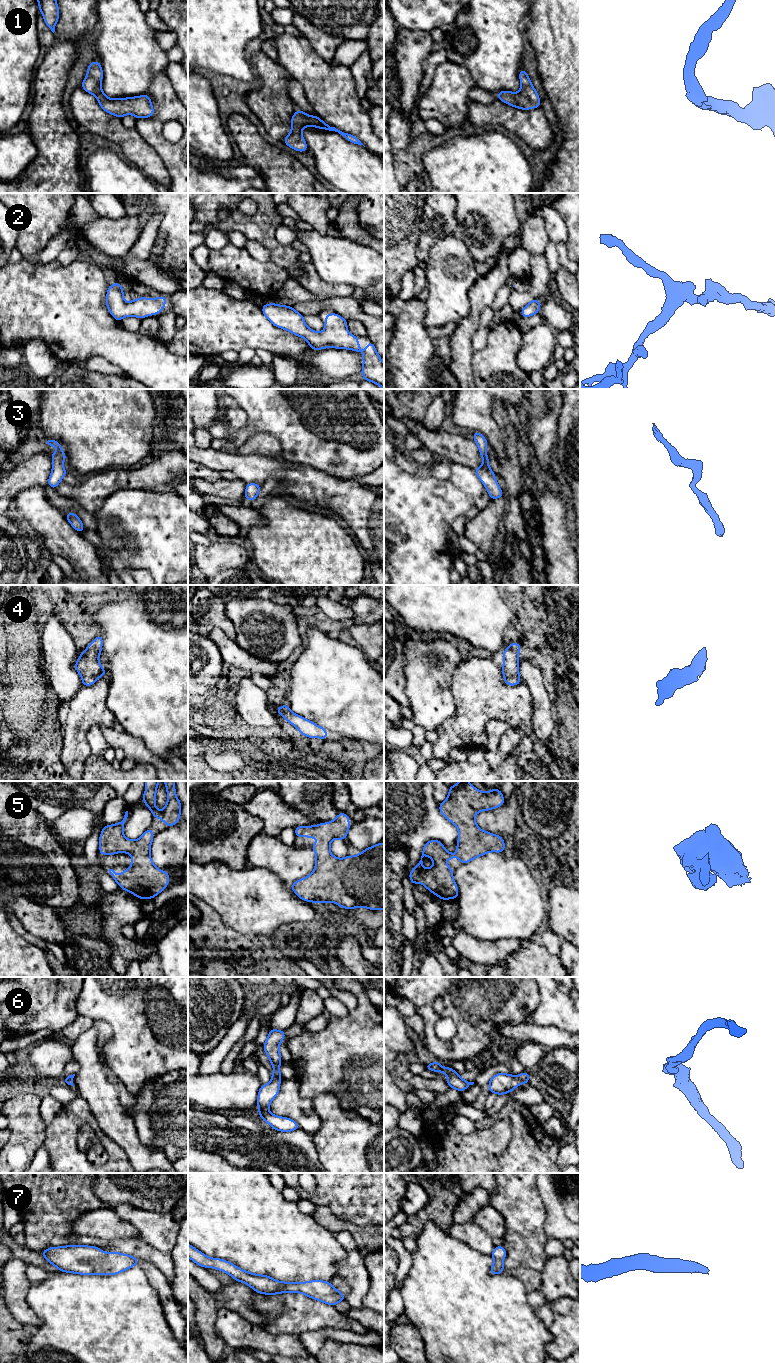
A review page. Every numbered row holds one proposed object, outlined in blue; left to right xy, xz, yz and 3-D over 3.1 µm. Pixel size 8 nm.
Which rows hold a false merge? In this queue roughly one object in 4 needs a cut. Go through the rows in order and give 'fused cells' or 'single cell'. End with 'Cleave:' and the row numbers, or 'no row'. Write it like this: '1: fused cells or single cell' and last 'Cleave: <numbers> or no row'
1: single cell
2: single cell
3: single cell
4: single cell
5: single cell
6: single cell
7: single cell
Cleave: no row

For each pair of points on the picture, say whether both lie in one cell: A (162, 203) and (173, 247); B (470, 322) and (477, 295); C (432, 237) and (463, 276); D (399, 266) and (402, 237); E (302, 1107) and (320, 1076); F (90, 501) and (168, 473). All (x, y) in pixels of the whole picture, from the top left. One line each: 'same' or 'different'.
A: same
B: same
C: different
D: same
E: different
F: same

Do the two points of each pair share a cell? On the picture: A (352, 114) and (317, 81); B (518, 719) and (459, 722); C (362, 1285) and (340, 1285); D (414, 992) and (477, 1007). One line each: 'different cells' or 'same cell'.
A: same cell
B: same cell
C: different cells
D: same cell

